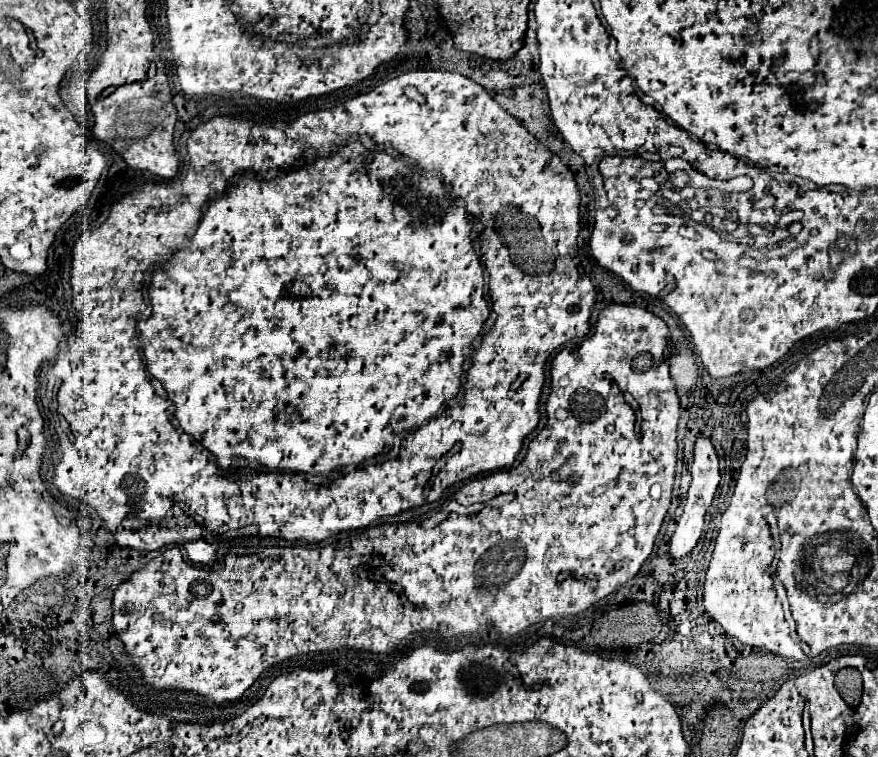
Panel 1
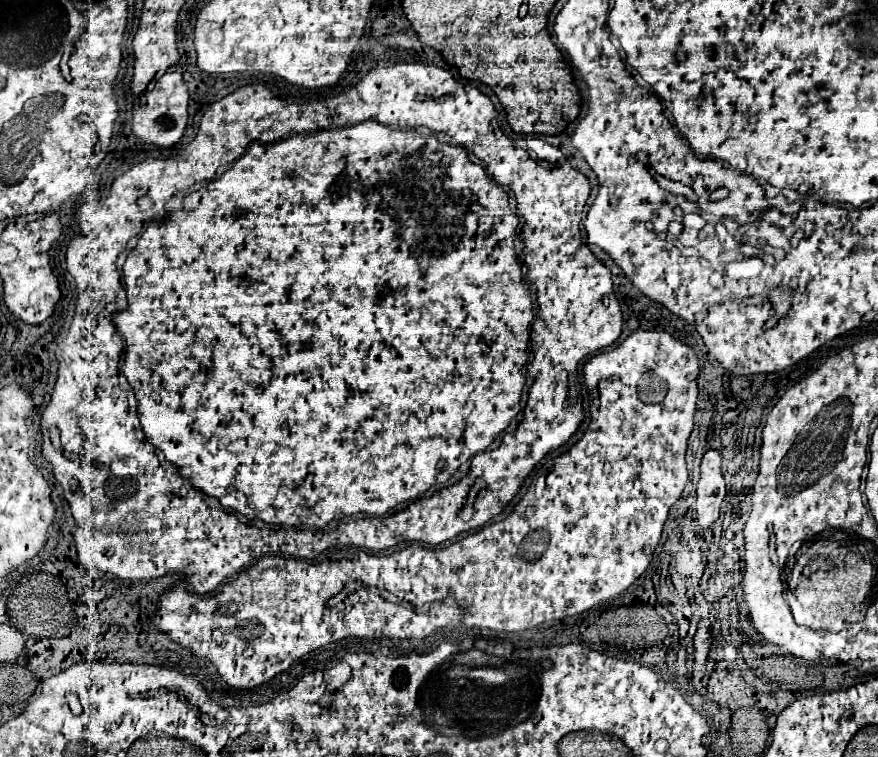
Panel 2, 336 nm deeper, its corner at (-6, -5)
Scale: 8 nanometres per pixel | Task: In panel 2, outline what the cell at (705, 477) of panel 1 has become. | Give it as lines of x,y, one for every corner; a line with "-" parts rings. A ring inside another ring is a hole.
716,449
706,451
702,457
700,479
696,487
696,511
698,511
698,523
702,527
710,527
718,519
720,503
724,501
726,495
720,461
722,457

